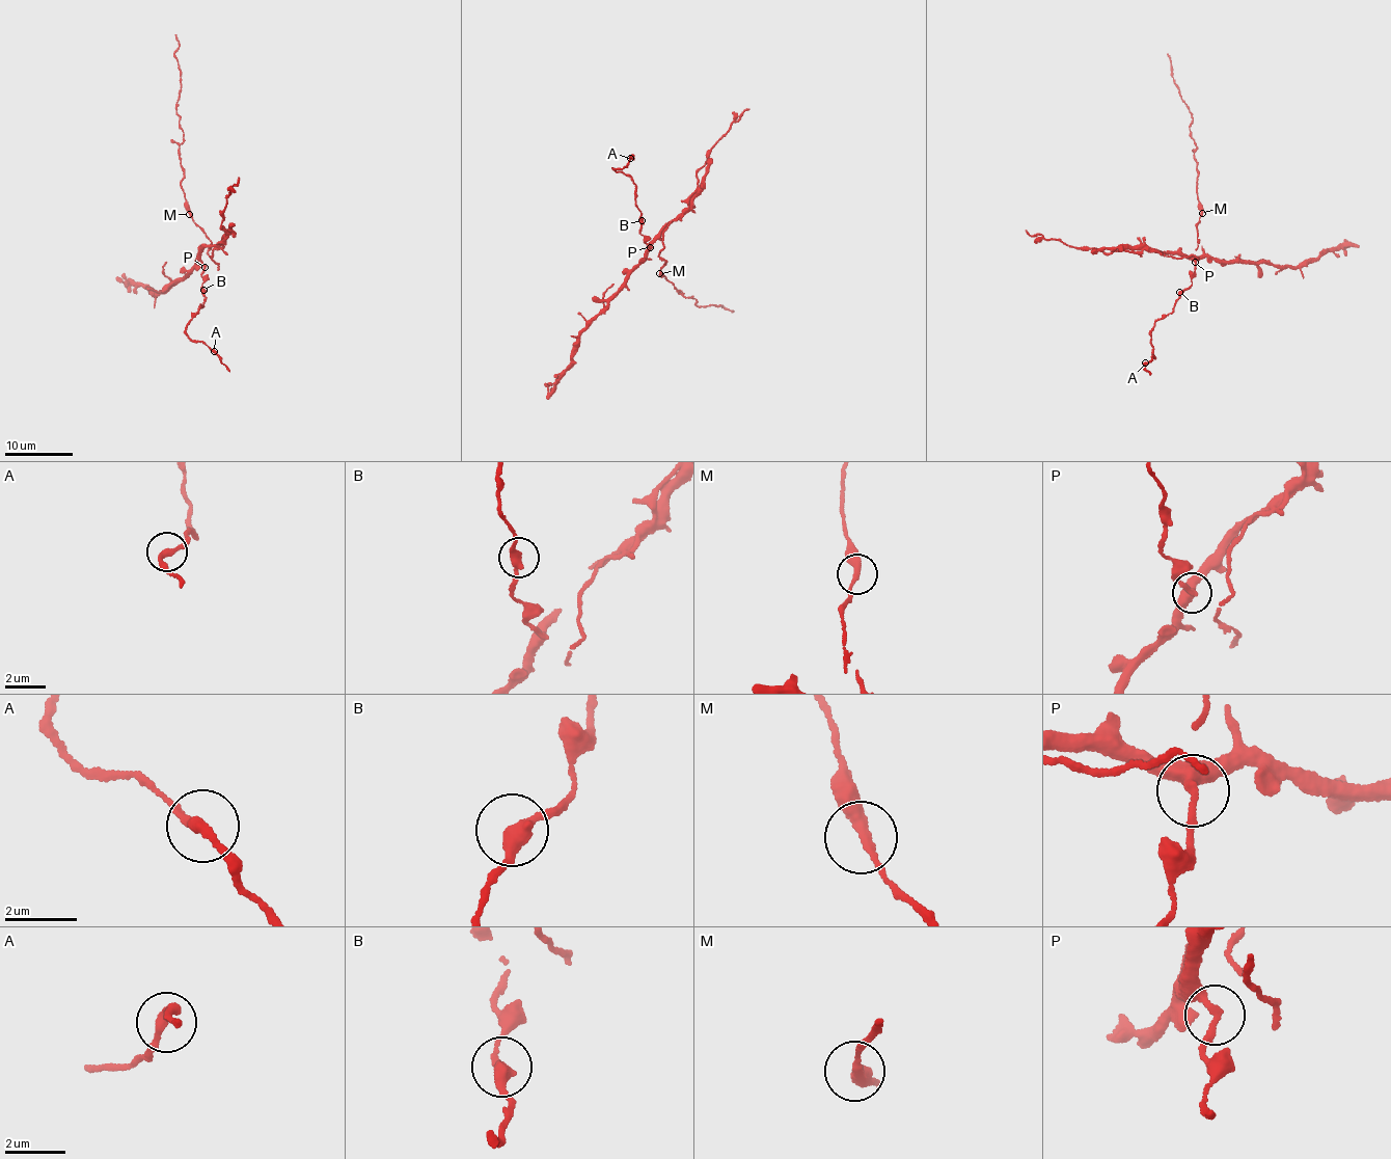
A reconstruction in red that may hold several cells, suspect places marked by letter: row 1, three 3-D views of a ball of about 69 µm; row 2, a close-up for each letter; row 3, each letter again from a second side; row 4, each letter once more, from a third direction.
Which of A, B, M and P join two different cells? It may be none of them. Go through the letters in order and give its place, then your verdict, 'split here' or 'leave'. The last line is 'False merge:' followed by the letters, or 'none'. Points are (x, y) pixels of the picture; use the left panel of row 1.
A: (214, 351) | leave
B: (203, 290) | leave
M: (189, 214) | leave
P: (205, 267) | split here
False merge: P

